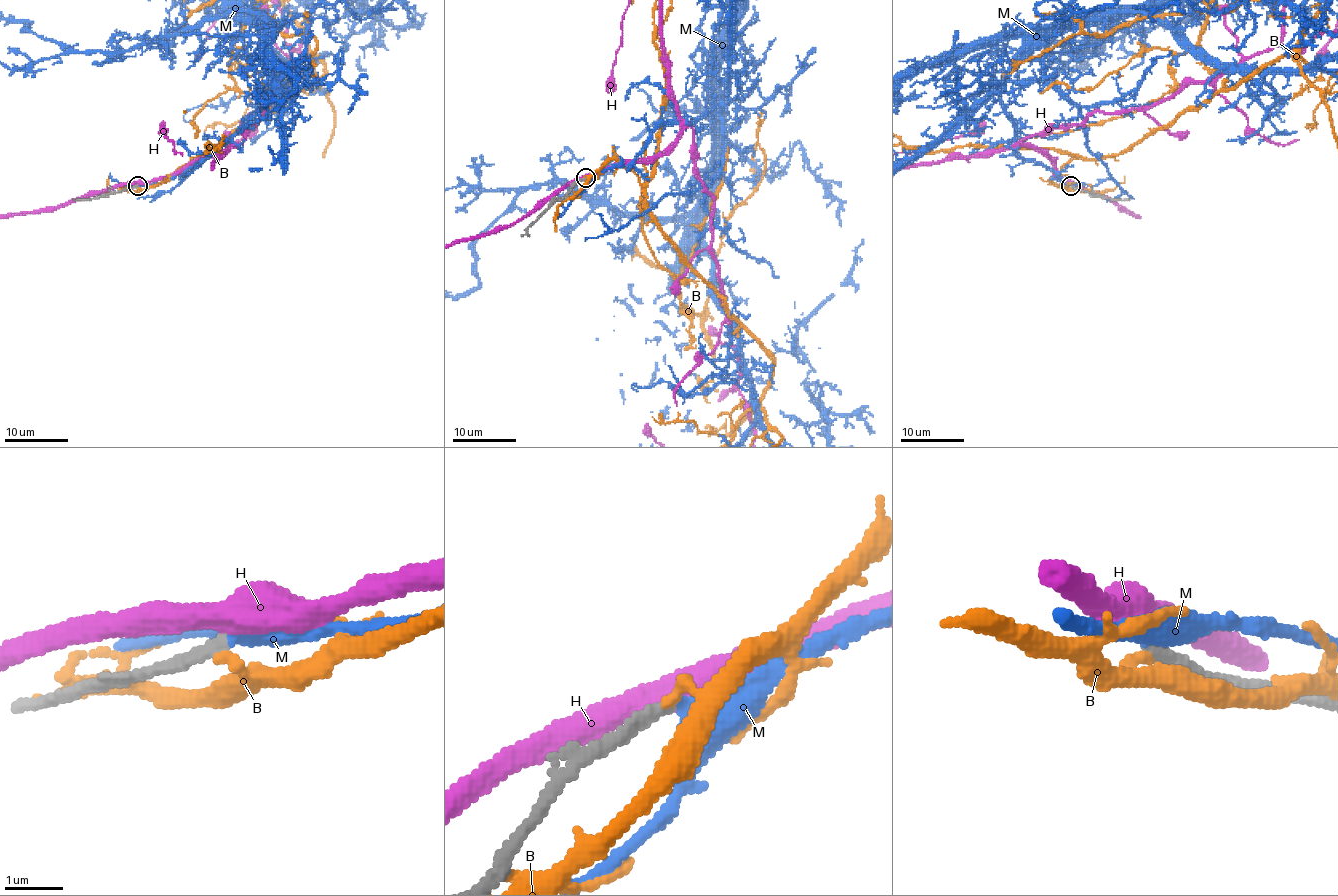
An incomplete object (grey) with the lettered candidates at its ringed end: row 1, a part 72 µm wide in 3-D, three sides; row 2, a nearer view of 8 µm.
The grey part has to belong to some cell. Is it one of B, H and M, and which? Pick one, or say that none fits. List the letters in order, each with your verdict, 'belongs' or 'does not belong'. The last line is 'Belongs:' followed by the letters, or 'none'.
B: does not belong
H: does not belong
M: belongs
Belongs: M

